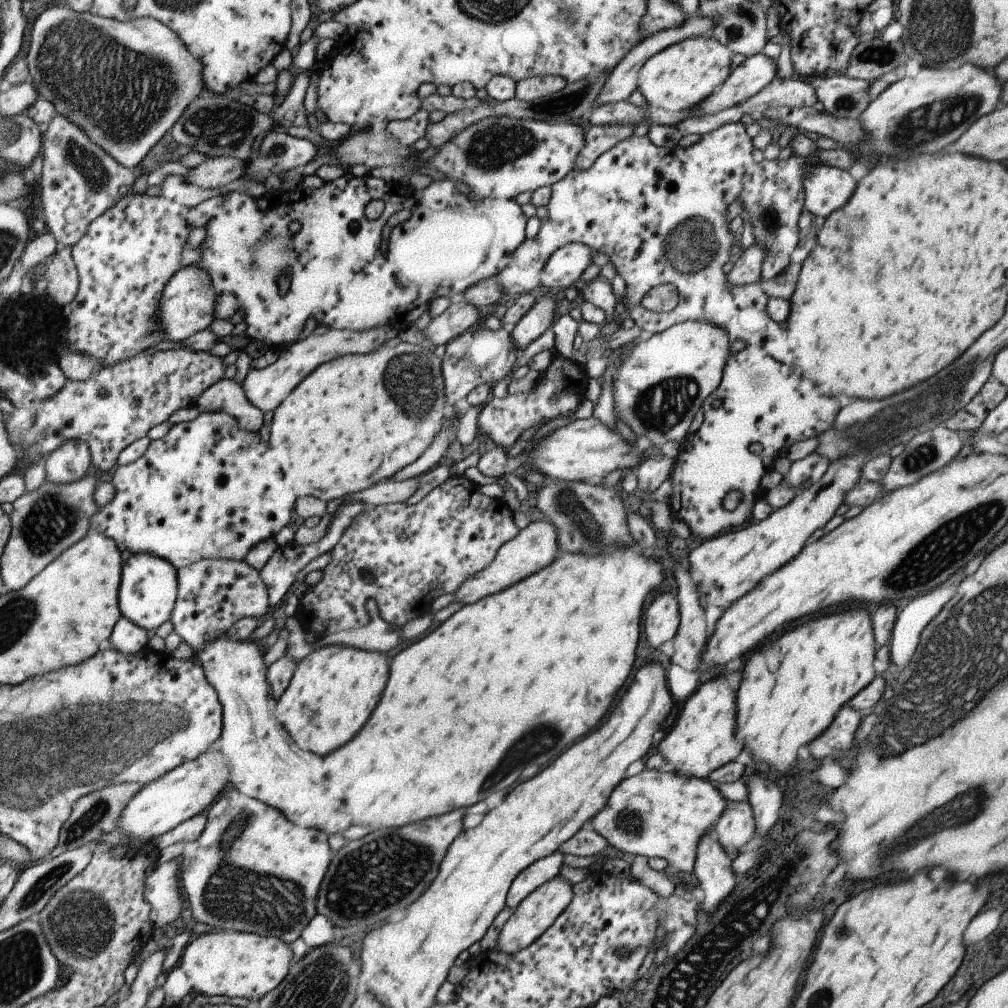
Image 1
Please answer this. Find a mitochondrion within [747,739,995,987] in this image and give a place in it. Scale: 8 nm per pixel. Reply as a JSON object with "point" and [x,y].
{"point":[963,808]}

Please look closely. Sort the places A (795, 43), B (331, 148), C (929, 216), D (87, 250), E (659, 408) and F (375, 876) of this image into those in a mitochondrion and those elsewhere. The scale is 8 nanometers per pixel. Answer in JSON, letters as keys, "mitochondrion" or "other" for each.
{"A":"other","B":"other","C":"other","D":"other","E":"mitochondrion","F":"mitochondrion"}

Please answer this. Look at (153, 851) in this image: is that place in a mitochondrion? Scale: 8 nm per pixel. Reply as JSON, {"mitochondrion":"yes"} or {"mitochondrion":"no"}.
{"mitochondrion":"no"}

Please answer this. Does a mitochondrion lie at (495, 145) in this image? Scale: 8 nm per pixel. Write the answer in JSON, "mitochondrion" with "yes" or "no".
{"mitochondrion":"yes"}

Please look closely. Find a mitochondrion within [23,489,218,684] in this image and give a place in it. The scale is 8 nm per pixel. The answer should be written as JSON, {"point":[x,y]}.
{"point":[71,622]}

